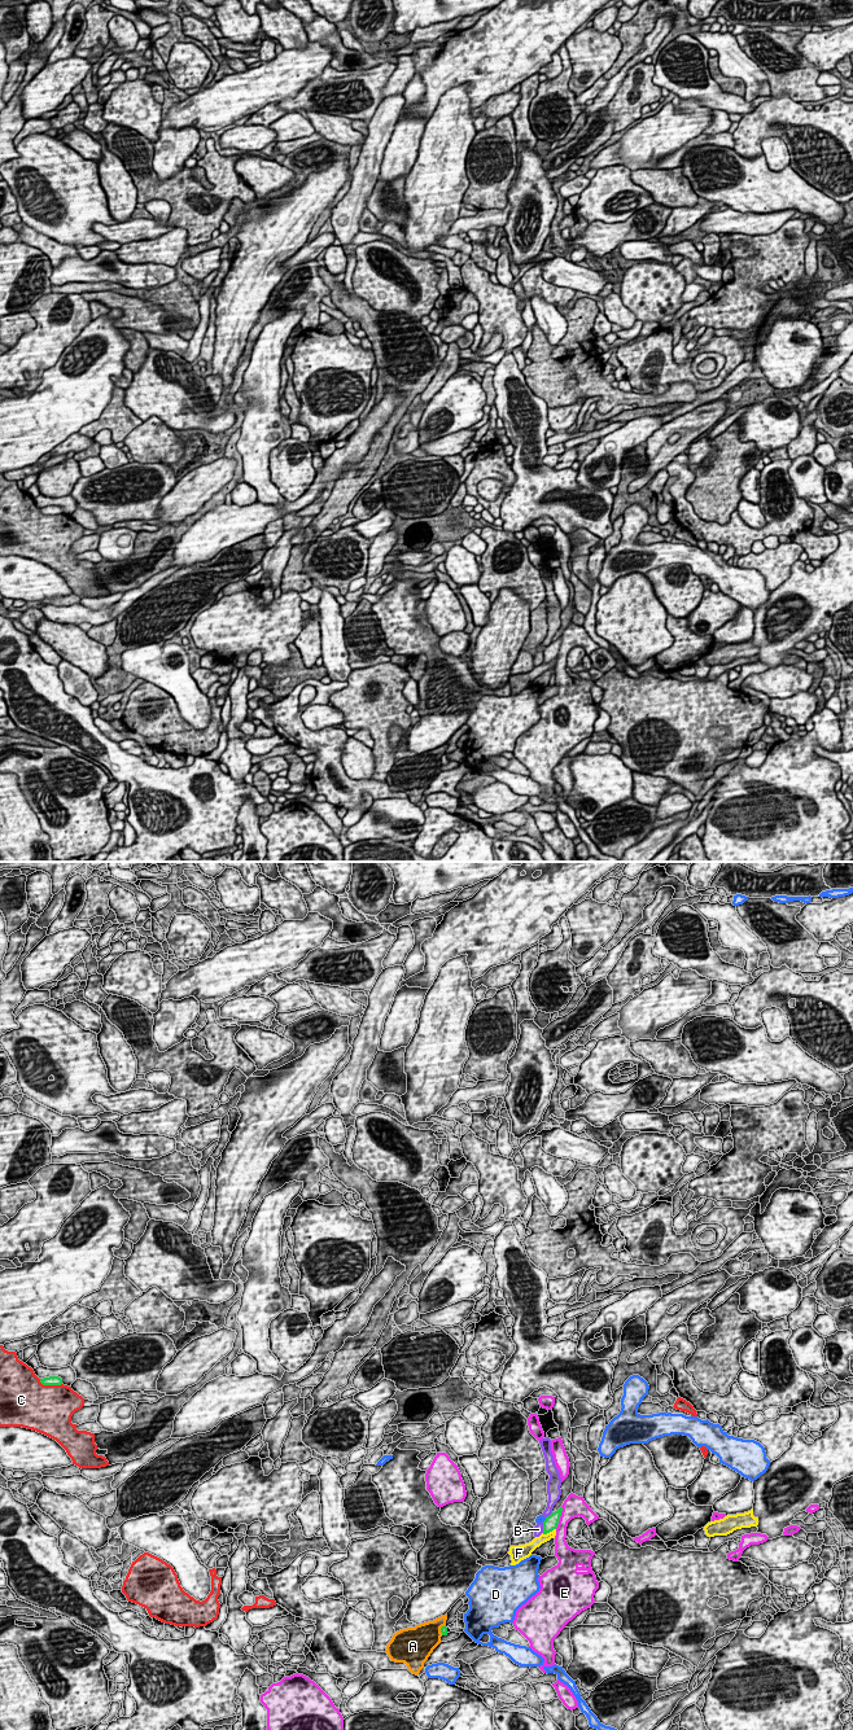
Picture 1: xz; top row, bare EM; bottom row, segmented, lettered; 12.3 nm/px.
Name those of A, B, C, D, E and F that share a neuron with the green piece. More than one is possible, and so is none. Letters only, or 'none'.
none

